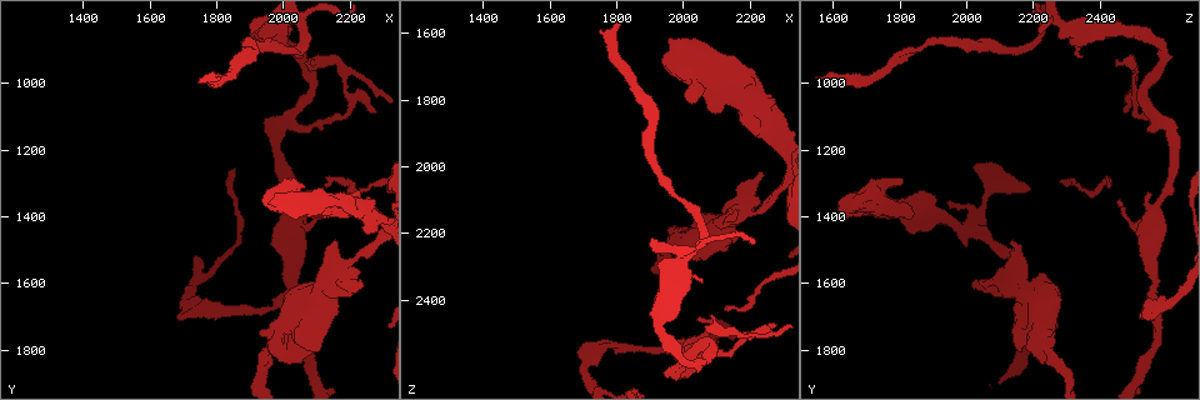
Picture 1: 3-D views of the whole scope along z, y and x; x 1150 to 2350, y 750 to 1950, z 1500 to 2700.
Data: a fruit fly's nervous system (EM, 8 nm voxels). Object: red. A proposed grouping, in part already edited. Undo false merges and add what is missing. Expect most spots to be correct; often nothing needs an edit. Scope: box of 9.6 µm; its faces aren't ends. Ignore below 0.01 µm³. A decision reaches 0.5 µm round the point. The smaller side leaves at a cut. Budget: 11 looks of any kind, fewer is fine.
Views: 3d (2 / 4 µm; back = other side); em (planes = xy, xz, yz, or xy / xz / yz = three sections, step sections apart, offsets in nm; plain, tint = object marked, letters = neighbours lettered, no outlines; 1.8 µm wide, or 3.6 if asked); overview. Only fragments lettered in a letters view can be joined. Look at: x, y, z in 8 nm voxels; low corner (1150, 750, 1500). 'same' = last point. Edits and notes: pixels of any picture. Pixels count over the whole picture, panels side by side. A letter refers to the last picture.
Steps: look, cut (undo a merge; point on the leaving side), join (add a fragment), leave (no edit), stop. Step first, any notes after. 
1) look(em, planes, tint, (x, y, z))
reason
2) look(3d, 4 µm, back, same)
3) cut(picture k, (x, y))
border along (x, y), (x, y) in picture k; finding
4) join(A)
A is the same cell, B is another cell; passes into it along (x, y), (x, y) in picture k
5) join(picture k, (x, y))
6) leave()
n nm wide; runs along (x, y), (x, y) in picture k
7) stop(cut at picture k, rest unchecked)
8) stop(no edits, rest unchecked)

look(3d, 4 µm, (2030, 1410, 2560))
thick turns thin

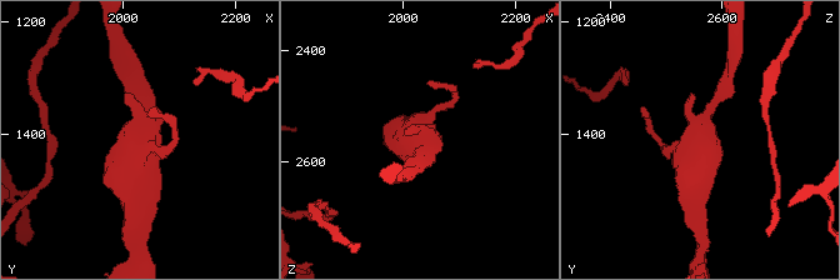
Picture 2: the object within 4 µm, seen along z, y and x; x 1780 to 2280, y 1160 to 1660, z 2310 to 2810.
look(em, 3.6 µm, yz, step 4, tint, (2020, 1405, 2560))
shape alone is not enough

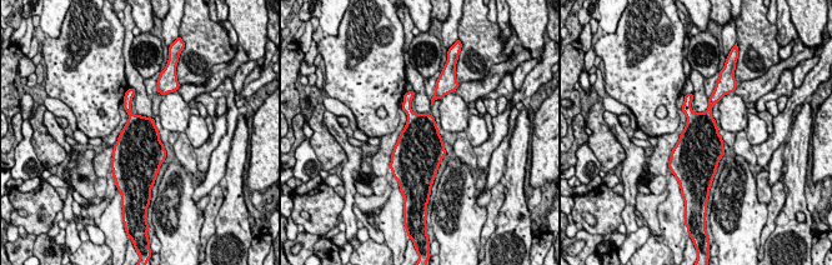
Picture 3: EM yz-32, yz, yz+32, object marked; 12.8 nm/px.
look(em, 3.6 µm, yz, step 4, letters, same)

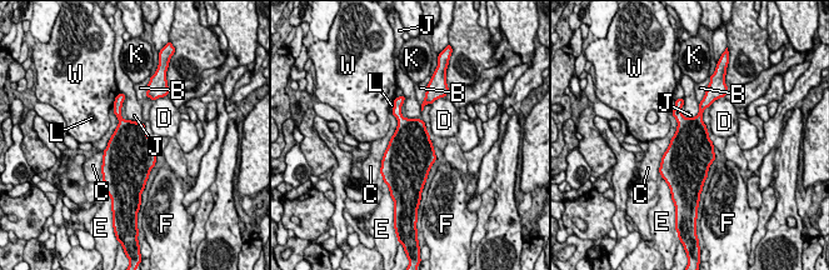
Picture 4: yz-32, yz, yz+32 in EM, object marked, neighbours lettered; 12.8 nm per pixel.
leave()
600 nm wide; B, C, D, E, F, J, K, L and W are other cells; border along (699, 103), (699, 111), (688, 118) in picture 4; one neuron here

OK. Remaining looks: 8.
look(em, planes, letters, (2180, 1550, 2140))
three-way junction

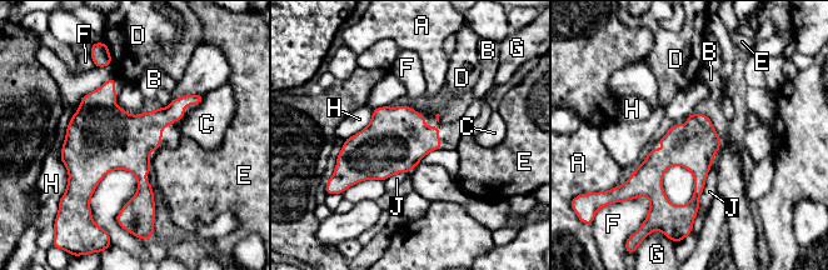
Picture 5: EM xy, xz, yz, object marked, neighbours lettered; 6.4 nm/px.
leave()
300 nm wide; A, B, C, D, E, F, G, H and J are other cells; border along (149, 161), (151, 168) in picture 5; one neuron here

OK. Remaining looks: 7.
look(em, planes, letters, (2260, 1390, 1880))
arms part here

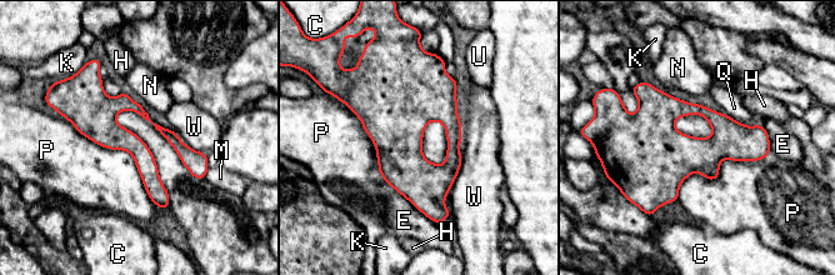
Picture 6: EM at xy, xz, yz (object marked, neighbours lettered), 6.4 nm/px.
leave()
160 nm wide; C, E, H, K, M, N, P, Q, U and W are other cells; continuous, no second neuron

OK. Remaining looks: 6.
look(em, planes, letters, (1970, 1770, 2230))

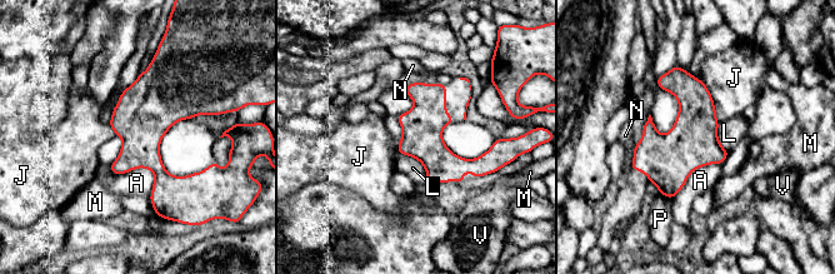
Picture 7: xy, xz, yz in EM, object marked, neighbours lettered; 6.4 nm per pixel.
leave()
A, J, L, M, N, P and V are other cells; runs along (408, 90), (453, 165), (489, 157) in picture 7; continuous, no second neuron

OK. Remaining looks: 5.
stop(no edits, rest unchecked)

